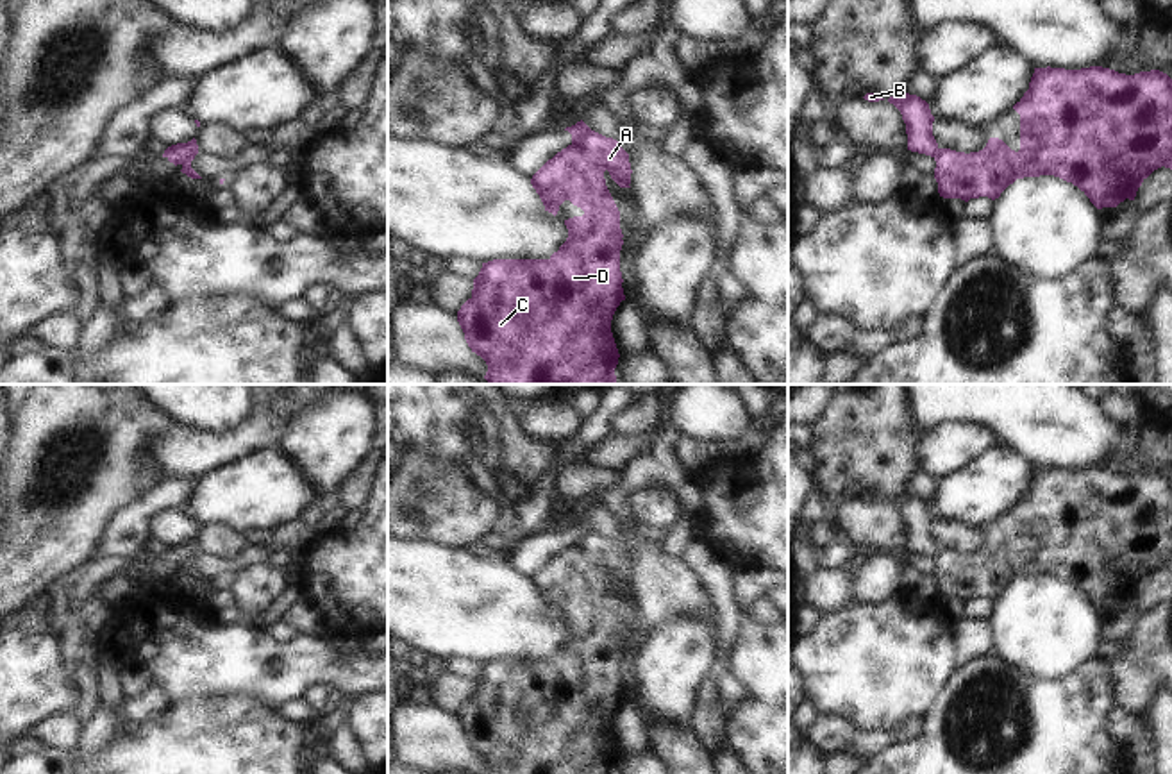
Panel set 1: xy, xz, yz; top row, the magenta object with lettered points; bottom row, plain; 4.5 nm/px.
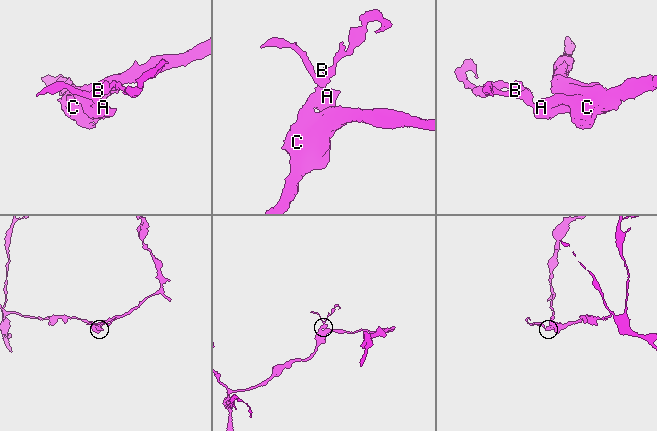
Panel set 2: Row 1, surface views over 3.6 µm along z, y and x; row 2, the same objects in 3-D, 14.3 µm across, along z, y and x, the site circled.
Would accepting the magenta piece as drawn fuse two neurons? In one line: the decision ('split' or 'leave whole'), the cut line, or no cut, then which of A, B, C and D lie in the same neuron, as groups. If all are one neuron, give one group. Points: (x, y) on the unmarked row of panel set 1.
split | xz (590, 530), (572, 544) | A C D / B

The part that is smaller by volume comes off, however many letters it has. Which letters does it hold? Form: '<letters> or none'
B

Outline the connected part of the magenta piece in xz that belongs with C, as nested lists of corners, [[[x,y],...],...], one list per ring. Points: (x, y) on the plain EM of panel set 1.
[[[590,531],[532,576],[531,585],[545,611],[556,617],[559,606],[570,601],[584,615],[565,620],[568,638],[548,660],[482,663],[457,722],[472,753],[486,761],[486,774],[615,774],[620,754],[611,720],[625,701],[620,672],[624,635],[606,570],[620,588],[631,588],[629,554],[616,540]]]

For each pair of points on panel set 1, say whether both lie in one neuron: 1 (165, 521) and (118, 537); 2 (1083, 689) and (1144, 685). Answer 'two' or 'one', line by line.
1: two
2: two

